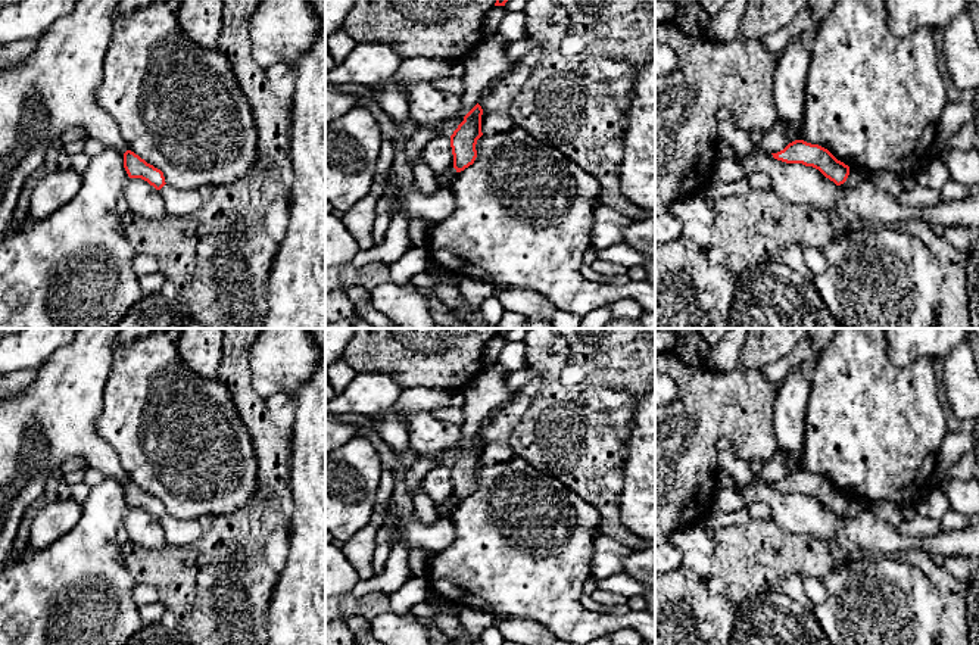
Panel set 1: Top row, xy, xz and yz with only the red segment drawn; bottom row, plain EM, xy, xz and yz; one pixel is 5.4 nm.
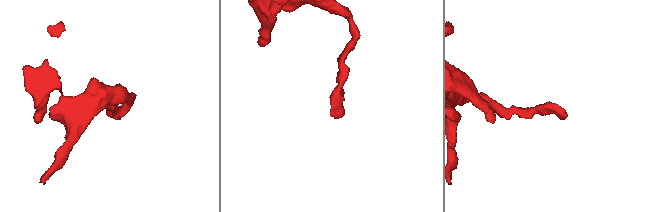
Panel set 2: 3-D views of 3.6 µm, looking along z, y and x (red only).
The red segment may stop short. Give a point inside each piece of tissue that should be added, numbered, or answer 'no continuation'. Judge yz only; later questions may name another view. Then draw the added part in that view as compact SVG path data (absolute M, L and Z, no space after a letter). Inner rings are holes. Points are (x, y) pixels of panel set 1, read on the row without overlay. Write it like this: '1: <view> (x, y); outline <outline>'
no continuation

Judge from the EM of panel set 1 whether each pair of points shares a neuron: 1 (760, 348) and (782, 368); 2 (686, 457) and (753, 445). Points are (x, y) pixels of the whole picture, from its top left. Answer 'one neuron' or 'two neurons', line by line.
1: two neurons
2: one neuron

